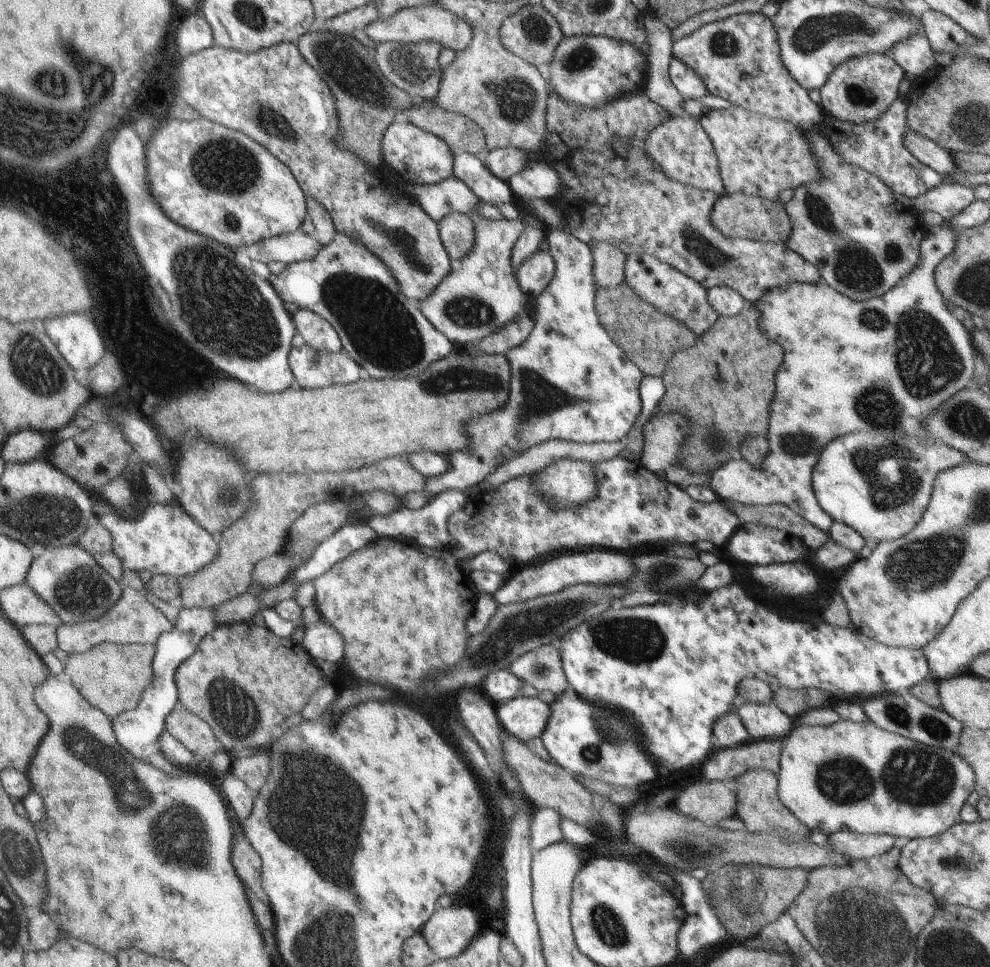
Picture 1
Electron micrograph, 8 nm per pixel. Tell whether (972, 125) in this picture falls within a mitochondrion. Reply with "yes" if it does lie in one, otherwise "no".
yes

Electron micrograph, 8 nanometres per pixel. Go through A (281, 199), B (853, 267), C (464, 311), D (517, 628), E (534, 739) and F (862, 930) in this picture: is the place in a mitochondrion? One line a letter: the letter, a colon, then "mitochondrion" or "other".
A: other
B: mitochondrion
C: mitochondrion
D: mitochondrion
E: other
F: mitochondrion

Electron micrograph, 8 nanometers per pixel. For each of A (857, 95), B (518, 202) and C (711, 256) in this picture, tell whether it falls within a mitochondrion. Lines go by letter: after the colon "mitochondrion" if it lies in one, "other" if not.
A: mitochondrion
B: other
C: mitochondrion

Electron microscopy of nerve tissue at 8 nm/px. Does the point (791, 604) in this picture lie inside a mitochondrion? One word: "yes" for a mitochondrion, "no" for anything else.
no

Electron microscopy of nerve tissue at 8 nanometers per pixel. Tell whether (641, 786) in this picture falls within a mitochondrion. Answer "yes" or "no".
no

